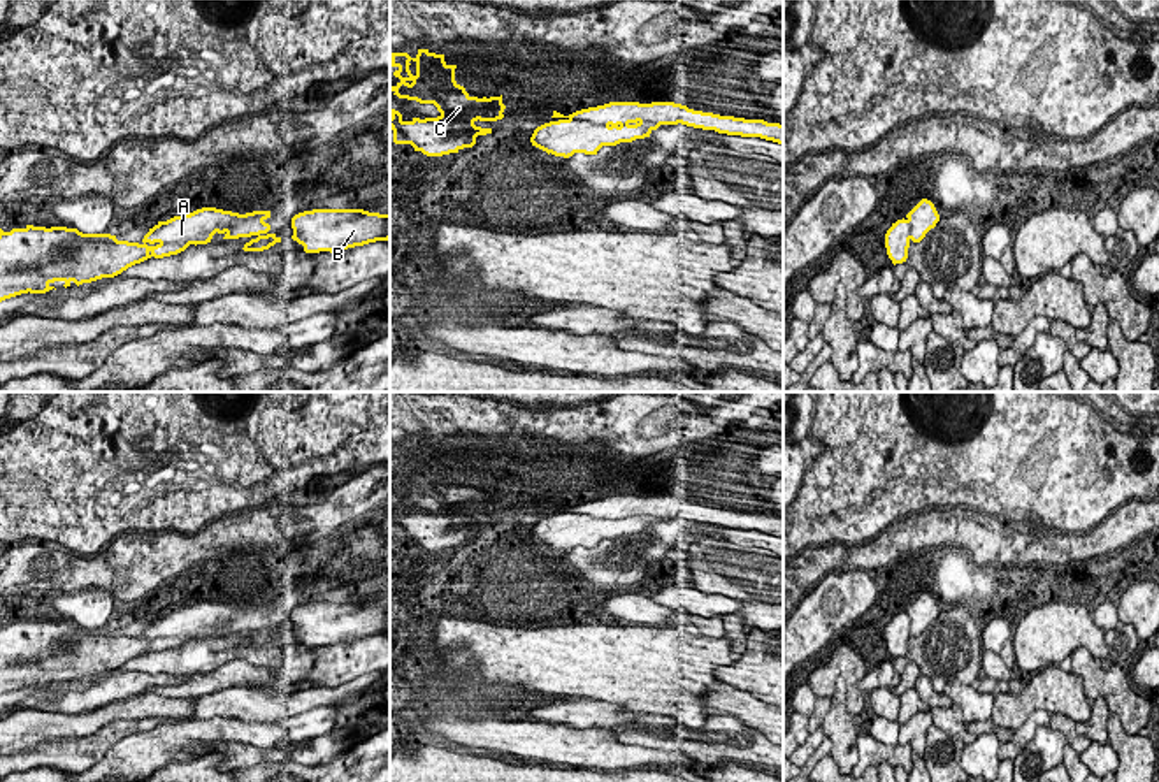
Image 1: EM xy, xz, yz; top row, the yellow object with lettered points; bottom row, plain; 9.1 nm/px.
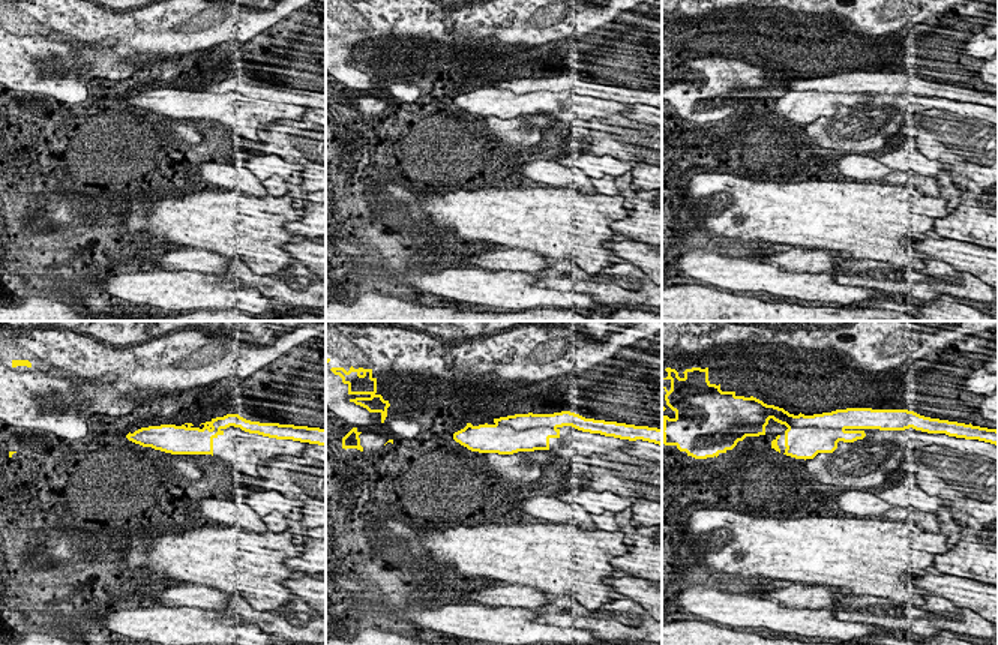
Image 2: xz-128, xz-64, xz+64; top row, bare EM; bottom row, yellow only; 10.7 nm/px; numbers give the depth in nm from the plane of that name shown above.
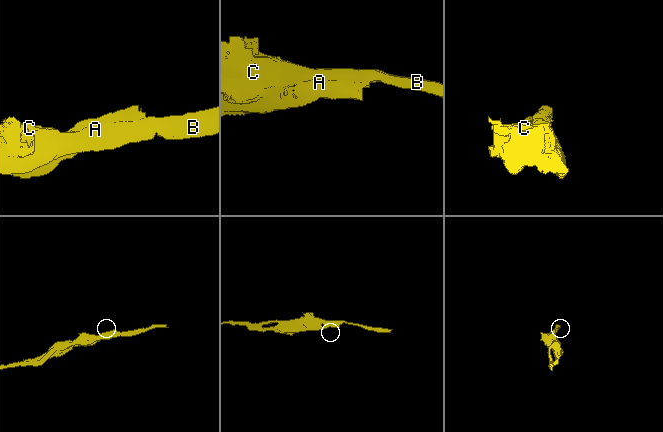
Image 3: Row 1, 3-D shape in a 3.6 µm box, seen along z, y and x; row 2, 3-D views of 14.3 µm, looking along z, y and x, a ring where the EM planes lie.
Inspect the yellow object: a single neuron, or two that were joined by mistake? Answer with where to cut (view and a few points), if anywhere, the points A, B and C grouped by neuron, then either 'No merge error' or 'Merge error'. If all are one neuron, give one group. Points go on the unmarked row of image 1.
Split along xz (569, 512), (608, 519). Groups: A / B C. Merge error

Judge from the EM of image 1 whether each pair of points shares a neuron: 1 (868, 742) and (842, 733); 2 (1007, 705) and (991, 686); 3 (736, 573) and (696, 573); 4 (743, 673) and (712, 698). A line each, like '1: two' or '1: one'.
1: two
2: two
3: one
4: two

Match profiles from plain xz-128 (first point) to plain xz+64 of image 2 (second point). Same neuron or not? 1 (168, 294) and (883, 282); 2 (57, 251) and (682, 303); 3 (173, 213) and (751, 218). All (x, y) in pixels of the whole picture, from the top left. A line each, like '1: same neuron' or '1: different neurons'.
1: different neurons
2: same neuron
3: same neuron

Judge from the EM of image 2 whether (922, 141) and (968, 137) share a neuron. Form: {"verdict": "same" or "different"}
{"verdict": "same"}

